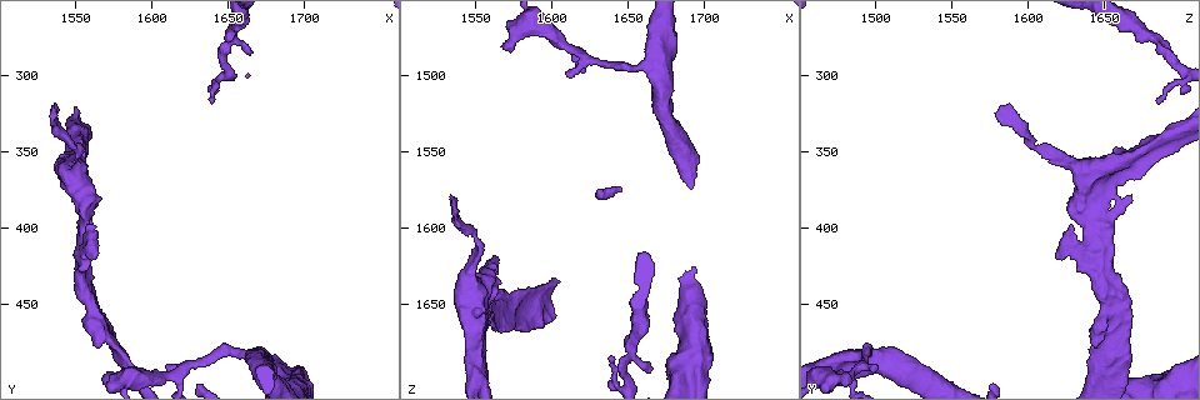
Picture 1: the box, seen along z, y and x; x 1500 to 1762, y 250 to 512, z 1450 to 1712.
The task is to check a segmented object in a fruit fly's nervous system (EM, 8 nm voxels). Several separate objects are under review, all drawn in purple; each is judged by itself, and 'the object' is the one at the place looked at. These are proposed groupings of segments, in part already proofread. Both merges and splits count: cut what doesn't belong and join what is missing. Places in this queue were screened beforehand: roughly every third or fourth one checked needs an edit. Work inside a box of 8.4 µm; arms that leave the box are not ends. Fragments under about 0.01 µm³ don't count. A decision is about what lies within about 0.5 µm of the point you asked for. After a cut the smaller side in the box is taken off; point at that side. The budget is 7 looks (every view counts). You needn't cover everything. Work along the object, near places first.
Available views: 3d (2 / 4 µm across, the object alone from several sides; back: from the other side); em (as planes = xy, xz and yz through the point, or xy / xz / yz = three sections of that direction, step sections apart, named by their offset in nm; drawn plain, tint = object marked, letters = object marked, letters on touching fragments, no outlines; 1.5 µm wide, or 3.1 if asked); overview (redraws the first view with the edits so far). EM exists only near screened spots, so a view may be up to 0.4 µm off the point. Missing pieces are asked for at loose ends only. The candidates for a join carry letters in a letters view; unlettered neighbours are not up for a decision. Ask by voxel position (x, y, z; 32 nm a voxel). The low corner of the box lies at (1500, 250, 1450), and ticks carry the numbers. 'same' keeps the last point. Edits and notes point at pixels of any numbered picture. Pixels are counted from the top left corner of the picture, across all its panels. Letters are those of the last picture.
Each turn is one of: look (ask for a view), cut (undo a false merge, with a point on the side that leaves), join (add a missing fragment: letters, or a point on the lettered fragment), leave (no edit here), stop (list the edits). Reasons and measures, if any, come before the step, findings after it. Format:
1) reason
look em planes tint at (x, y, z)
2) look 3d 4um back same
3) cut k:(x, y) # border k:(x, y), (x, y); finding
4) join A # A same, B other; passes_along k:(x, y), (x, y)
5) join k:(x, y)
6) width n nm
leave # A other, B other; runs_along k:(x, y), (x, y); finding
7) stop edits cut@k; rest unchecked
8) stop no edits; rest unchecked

an open end
look em yz step 8 tint at (1560, 442, 1664)

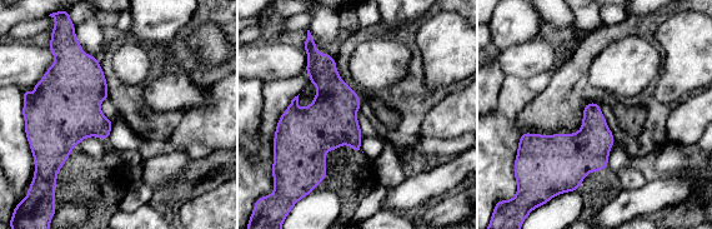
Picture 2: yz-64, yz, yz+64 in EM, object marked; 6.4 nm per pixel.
look em planes letters same

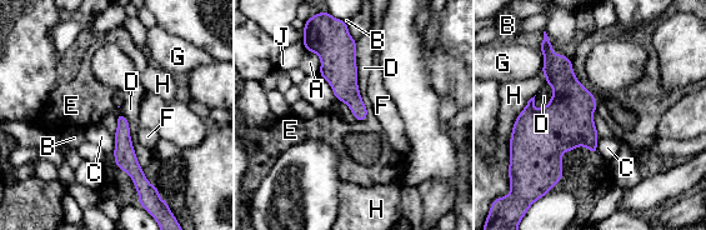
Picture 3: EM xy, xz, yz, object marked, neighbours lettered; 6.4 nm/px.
leave # A other, B other, C other, D other, E other, F other, G other, H other, J other; runs_along 3:(120, 118), (125, 159), (143, 184); no lettered fragment goes on from it

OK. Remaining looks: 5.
thin end
look 3d 2um at (1642, 318, 1684)

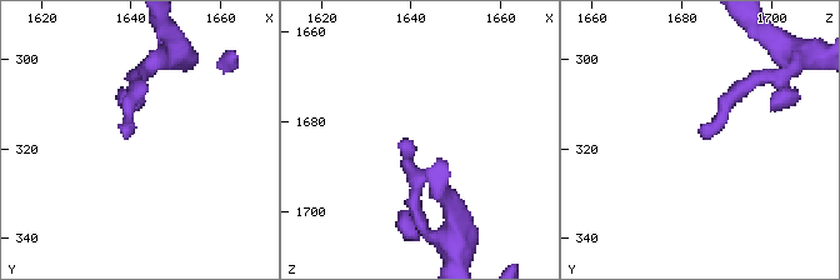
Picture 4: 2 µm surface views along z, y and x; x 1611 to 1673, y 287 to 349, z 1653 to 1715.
look em xy step 4 tint at (1640, 316, 1685)

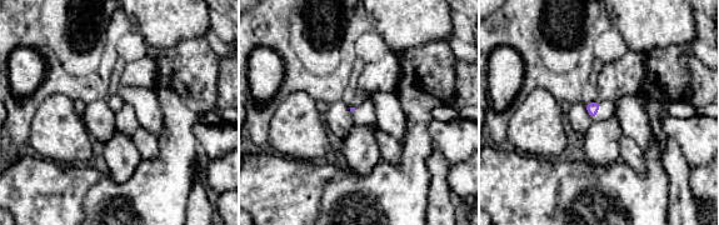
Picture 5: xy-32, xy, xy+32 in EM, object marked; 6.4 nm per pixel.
another direction
look em planes letters same

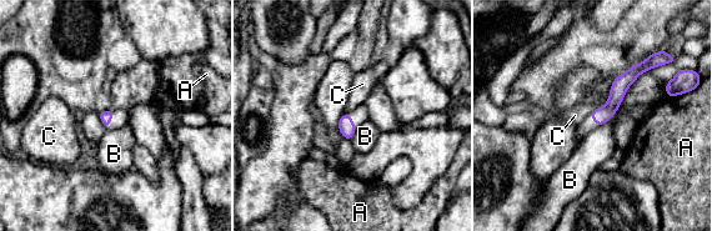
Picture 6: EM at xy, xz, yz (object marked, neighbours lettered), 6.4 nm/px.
longest_contact B 220 nm
leave # A other, B other, C other; none of them fits

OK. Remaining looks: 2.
calibre changes
look em planes letters at (1550, 354, 1618)

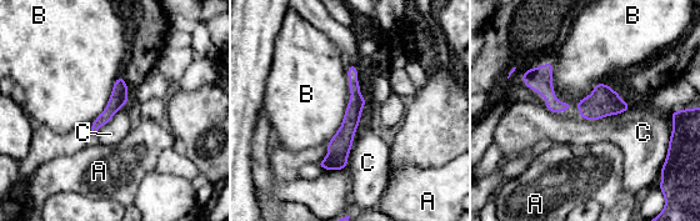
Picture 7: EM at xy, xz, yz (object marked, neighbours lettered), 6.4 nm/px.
width 120 nm
leave # A other, B other, C other; runs_along 7:(525, 76), (559, 105), (625, 106); all the same neuron

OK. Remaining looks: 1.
stop no edits; rest unchecked

